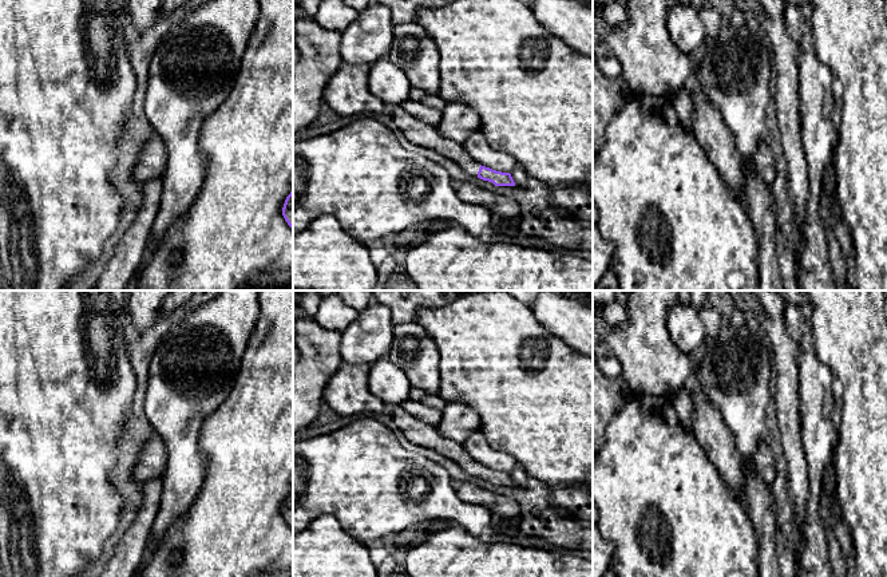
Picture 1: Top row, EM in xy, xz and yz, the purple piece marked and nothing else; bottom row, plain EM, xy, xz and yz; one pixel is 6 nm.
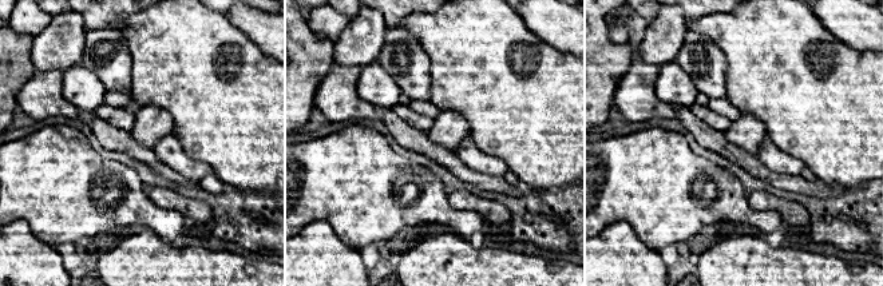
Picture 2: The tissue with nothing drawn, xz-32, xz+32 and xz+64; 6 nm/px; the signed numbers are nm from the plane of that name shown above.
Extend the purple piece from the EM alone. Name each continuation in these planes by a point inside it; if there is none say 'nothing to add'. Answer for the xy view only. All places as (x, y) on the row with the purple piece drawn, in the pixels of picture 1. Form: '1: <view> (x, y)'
nothing to add

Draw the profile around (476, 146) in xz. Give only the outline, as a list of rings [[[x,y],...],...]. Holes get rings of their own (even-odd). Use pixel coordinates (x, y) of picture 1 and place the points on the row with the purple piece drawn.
[[[479,130],[474,131],[462,146],[474,161],[492,170],[511,174],[518,166],[515,158],[495,150]]]

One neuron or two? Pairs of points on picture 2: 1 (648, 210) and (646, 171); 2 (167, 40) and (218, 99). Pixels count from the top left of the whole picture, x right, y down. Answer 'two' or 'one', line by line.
1: one
2: one

